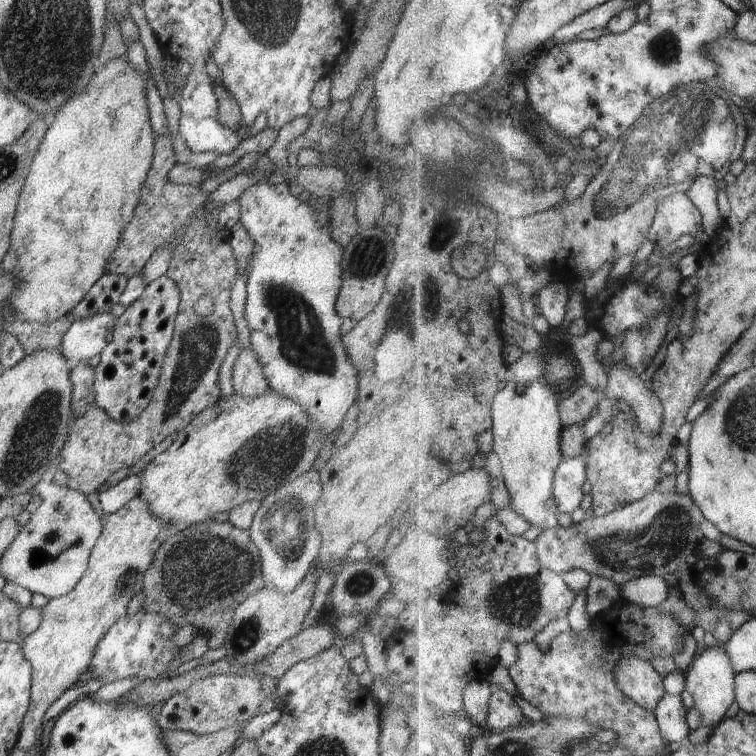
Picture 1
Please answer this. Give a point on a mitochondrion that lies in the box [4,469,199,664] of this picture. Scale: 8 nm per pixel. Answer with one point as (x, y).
(37, 558)

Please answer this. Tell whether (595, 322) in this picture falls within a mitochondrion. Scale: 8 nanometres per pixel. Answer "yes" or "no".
no

